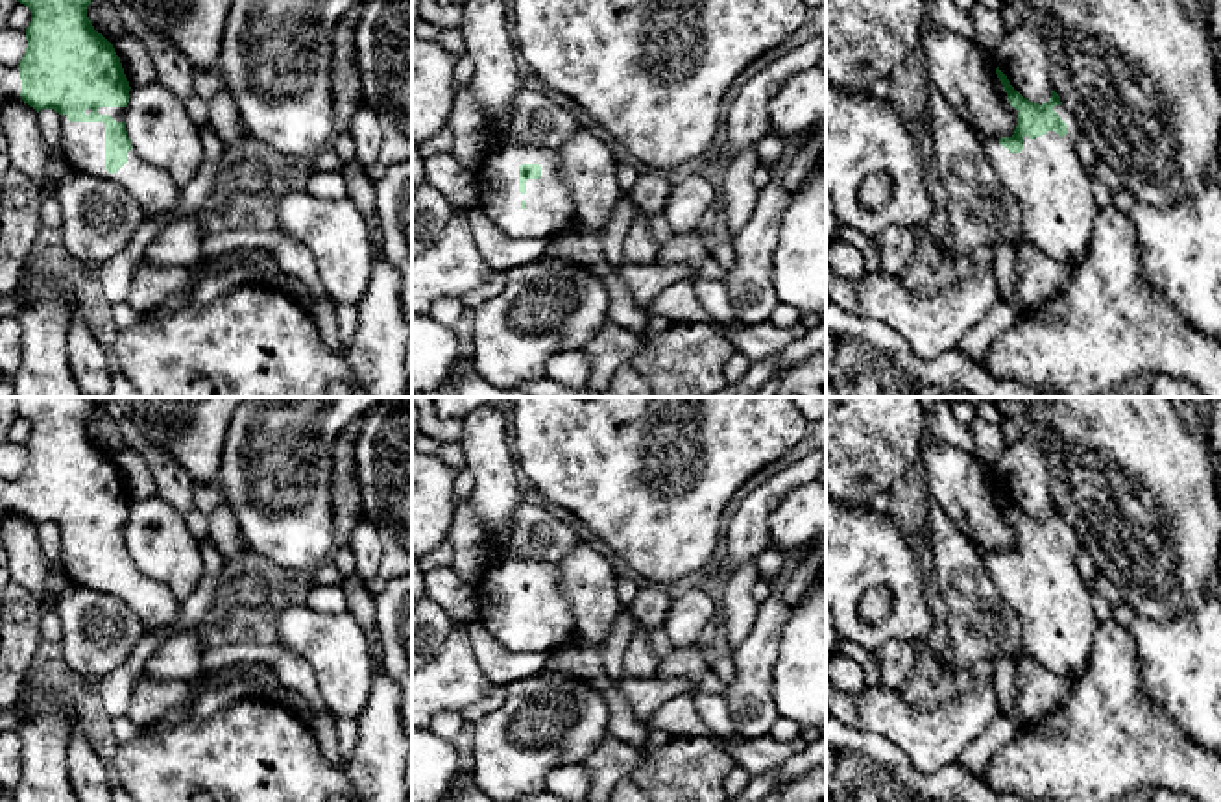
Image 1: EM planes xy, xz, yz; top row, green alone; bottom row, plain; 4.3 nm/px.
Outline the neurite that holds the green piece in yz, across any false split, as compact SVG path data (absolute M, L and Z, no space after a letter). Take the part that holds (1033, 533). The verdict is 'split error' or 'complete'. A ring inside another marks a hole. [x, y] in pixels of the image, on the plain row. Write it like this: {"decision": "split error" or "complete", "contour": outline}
{"decision": "split error", "contour": "M999 480L996 488L1018 529L1014 549L997 553L977 543L972 545L979 553L1001 599L1020 617L1027 658L1070 678L1073 671L1088 662L1099 626L1092 610L1092 588L1082 580L1075 564L1077 554L1084 551L1082 538L1071 525L1062 521L1055 504L1051 504L1047 517L1033 517L1010 499Z"}

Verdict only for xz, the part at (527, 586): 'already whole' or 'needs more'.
needs more

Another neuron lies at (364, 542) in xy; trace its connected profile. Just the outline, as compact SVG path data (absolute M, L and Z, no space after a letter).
M360 519L351 534L349 547L355 556L355 573L362 580L373 578L381 565L381 538L375 527L369 521Z

